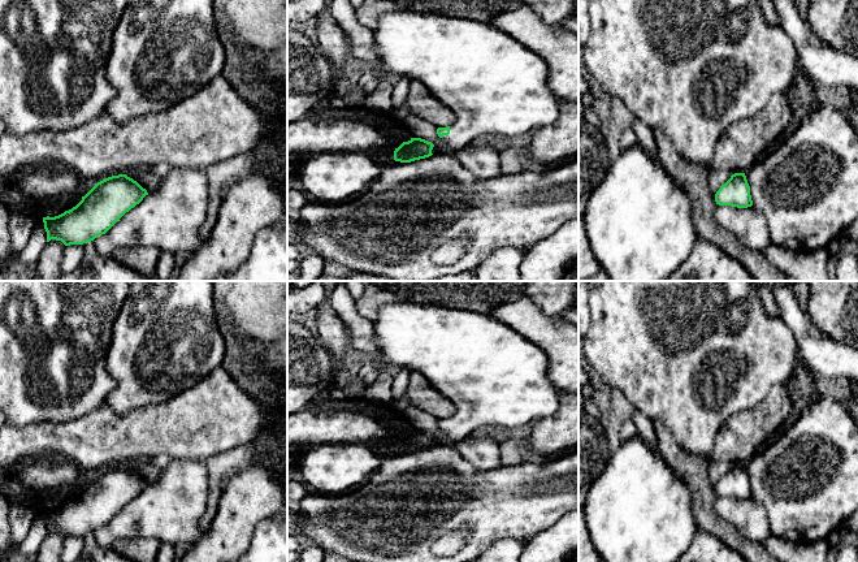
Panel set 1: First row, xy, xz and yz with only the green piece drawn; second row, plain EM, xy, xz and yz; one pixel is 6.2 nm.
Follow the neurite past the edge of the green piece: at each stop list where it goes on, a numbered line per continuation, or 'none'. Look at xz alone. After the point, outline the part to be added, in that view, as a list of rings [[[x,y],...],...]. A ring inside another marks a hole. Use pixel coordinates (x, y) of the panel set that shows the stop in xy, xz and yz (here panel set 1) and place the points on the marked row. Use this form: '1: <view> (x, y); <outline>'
1: xz (494, 85); [[[400,9],[381,14],[372,33],[374,49],[380,57],[378,72],[422,82],[434,98],[456,114],[450,134],[442,137],[443,146],[434,146],[433,155],[456,152],[472,144],[482,134],[523,135],[554,124],[559,116],[560,99],[549,86],[549,69],[545,60],[491,25]]]

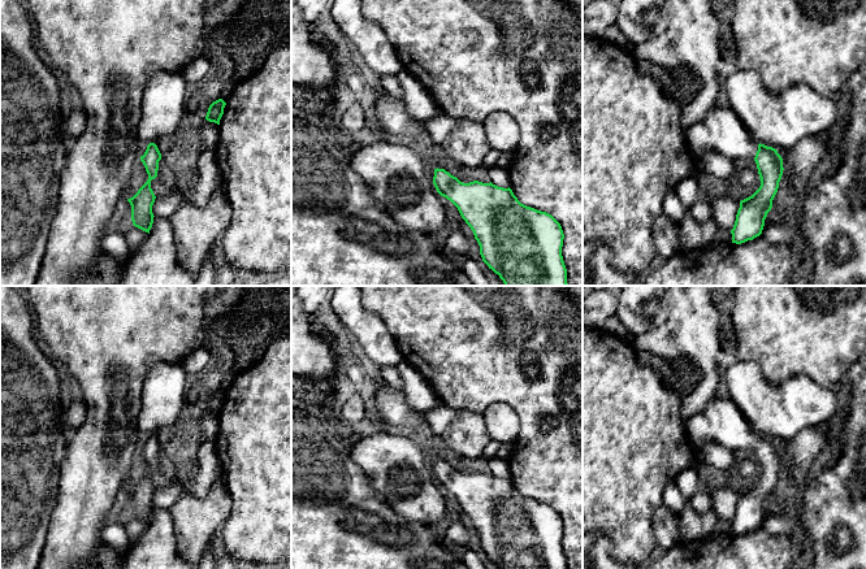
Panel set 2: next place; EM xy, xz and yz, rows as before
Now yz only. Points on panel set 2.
1: yz (721, 130); [[[714,107],[706,117],[684,129],[692,156],[701,161],[707,151],[715,151],[733,161],[754,160],[758,143],[742,129],[732,108]]]

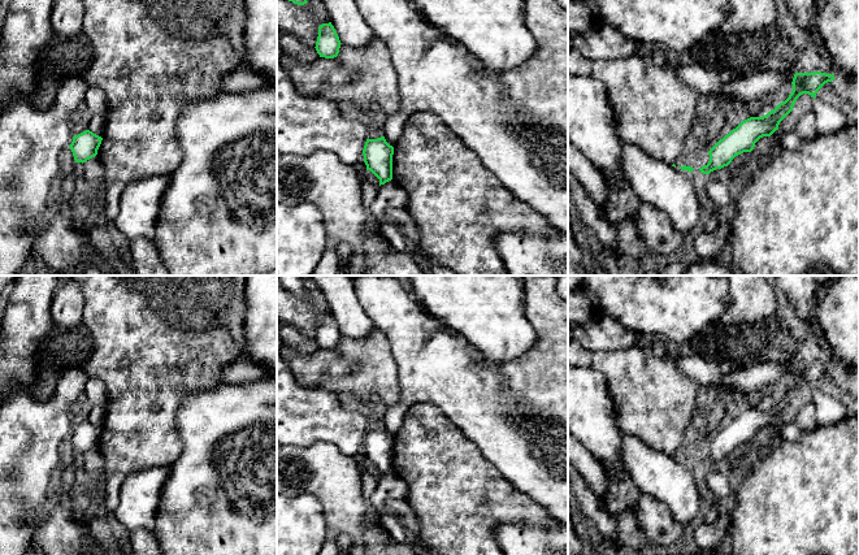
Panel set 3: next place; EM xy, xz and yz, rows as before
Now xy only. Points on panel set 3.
none

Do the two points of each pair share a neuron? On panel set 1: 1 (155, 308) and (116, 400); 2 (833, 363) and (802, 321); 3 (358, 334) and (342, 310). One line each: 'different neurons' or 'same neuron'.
1: same neuron
2: same neuron
3: same neuron

